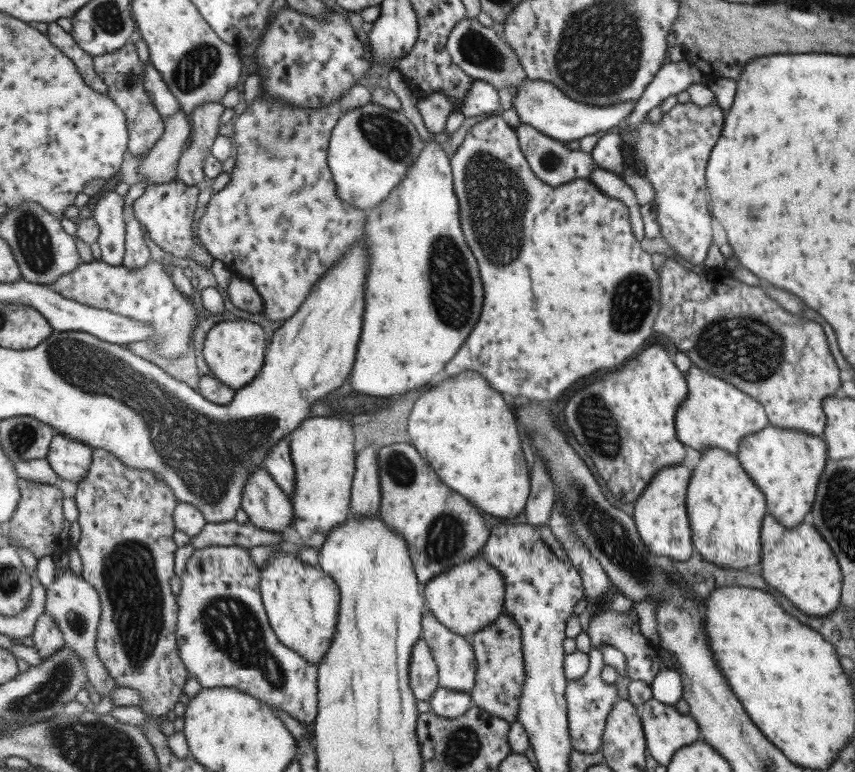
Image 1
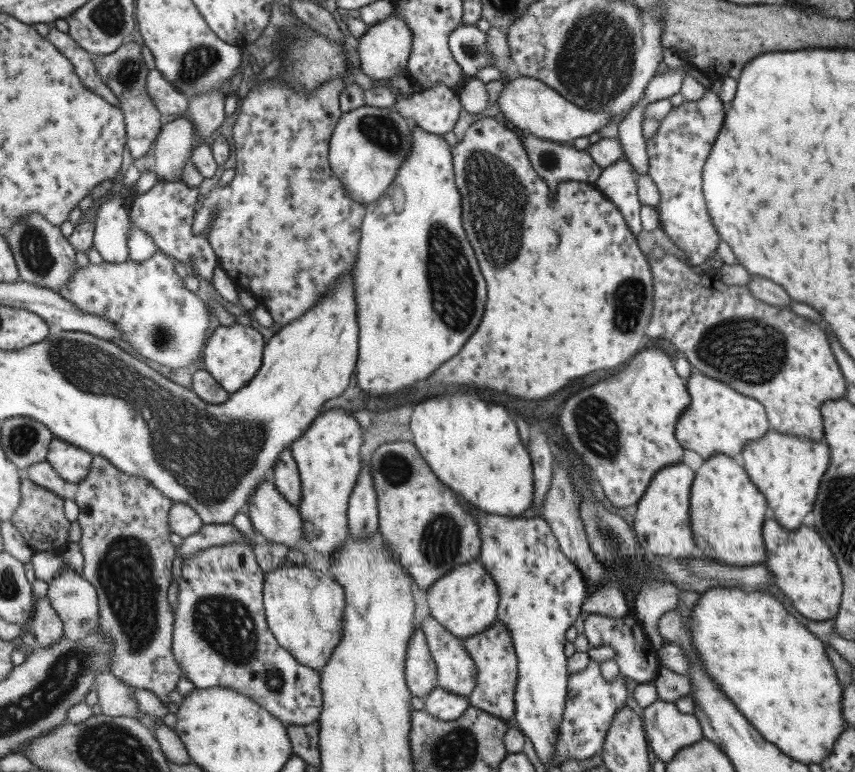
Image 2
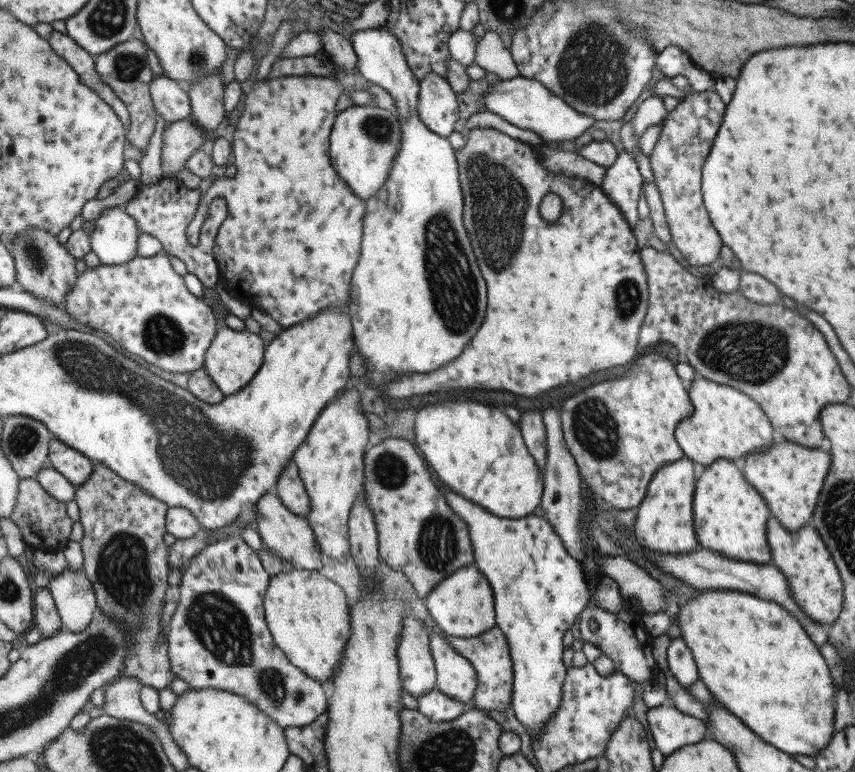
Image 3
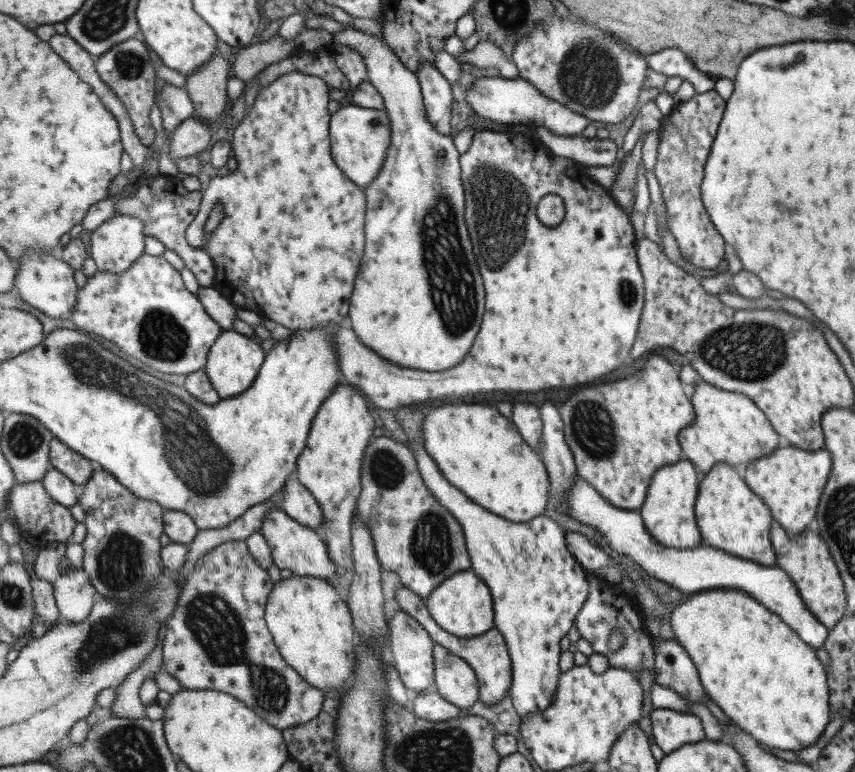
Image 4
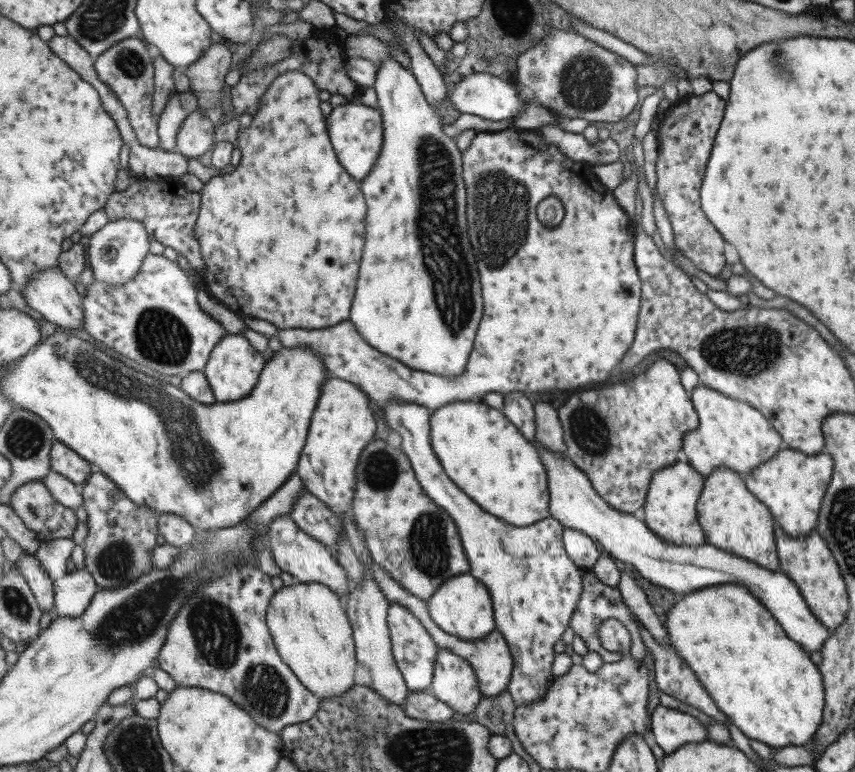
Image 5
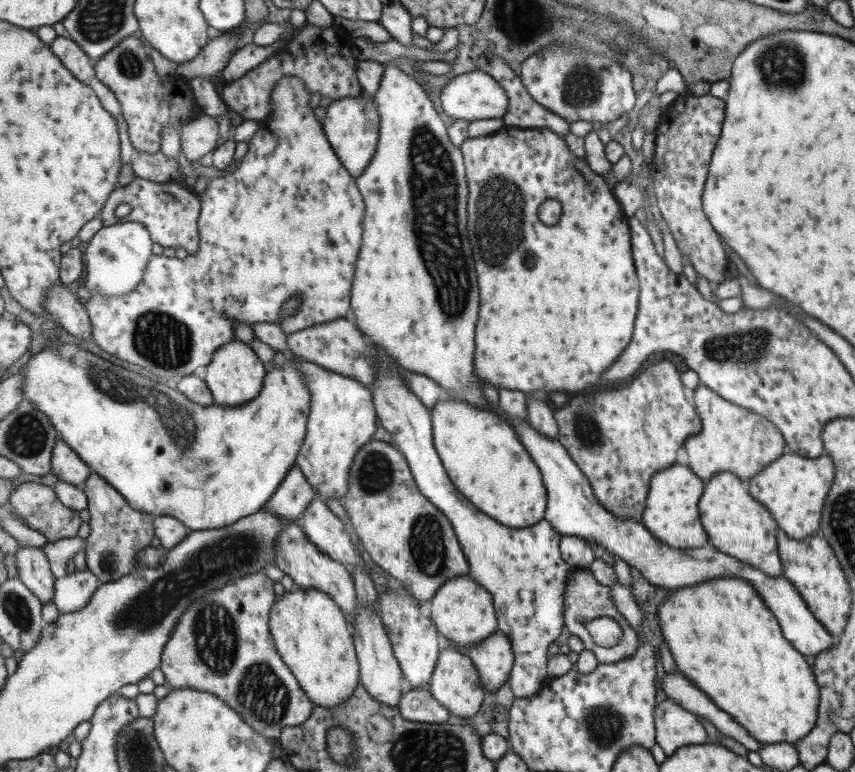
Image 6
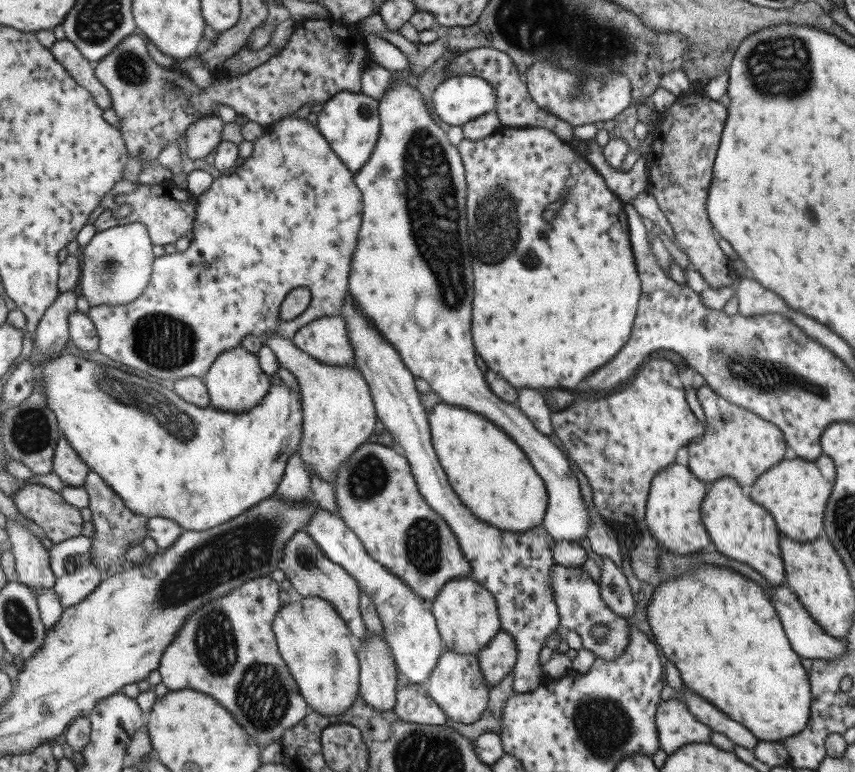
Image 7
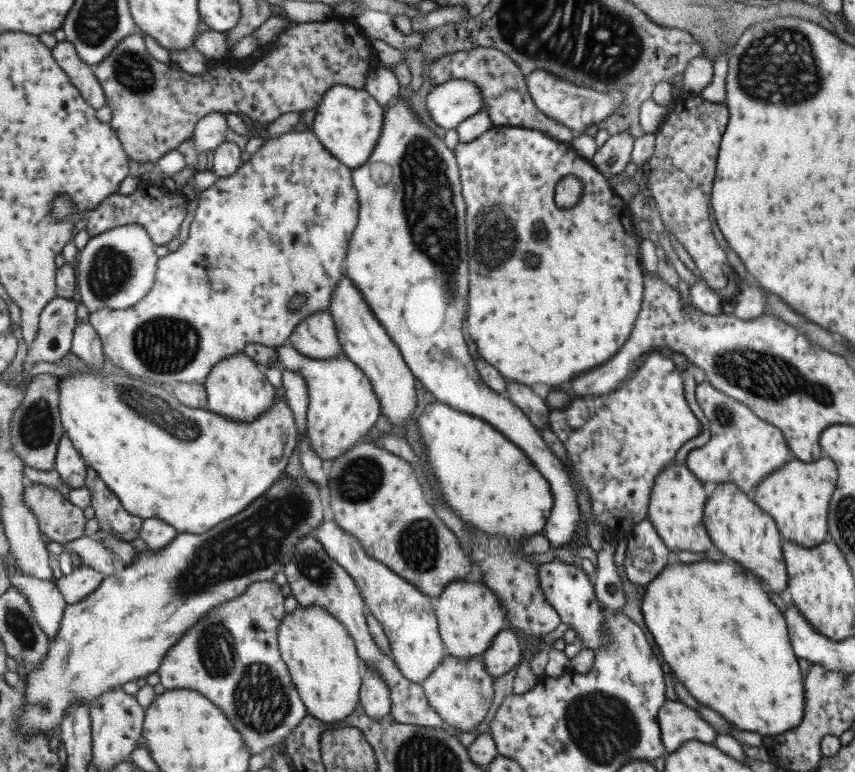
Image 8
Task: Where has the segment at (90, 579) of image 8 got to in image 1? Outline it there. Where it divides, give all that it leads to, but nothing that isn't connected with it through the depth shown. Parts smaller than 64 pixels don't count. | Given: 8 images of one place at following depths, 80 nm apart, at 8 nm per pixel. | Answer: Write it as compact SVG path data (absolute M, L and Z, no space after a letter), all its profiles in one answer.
M60 570L55 582L47 587L46 611L57 621L66 640L66 646L80 654L88 668L88 680L101 696L96 705L86 705L86 710L108 714L115 710L115 700L111 692L118 687L117 681L109 674L107 667L98 655L98 626L102 617L102 602L99 591L78 572Z

